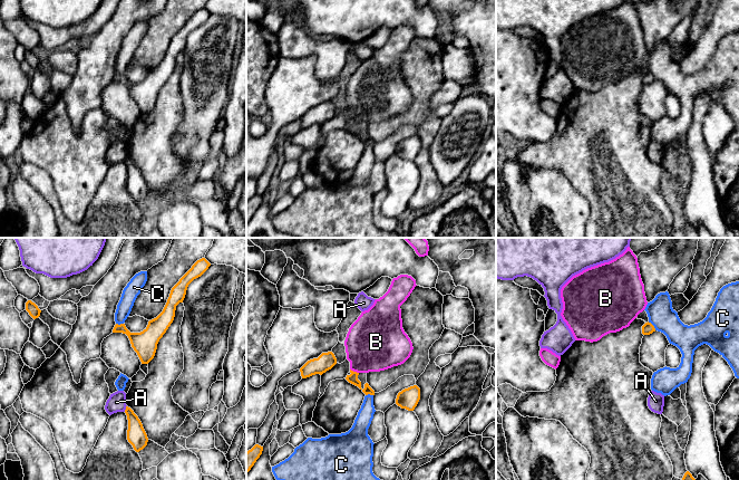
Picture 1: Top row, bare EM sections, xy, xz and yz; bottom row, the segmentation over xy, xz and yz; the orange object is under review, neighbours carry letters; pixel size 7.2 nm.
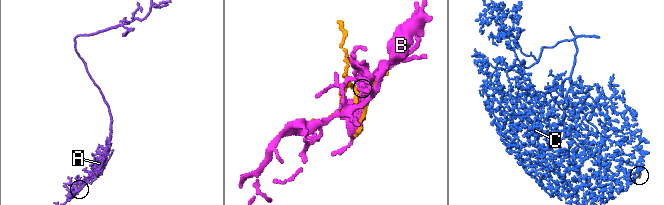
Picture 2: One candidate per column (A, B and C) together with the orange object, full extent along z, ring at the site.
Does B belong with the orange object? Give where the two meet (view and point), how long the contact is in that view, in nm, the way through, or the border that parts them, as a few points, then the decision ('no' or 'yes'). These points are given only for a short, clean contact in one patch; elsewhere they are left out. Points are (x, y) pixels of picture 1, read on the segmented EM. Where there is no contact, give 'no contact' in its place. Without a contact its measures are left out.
contact xz (355, 372); length 70 nm; yes

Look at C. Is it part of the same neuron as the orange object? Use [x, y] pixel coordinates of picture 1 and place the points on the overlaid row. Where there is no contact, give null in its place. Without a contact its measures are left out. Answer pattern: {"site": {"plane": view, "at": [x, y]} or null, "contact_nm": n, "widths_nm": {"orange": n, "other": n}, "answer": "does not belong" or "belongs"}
{"site": {"plane": "yz", "at": [652, 325]}, "contact_nm": 90, "widths_nm": {"orange": 90, "other": 190}, "answer": "does not belong"}

